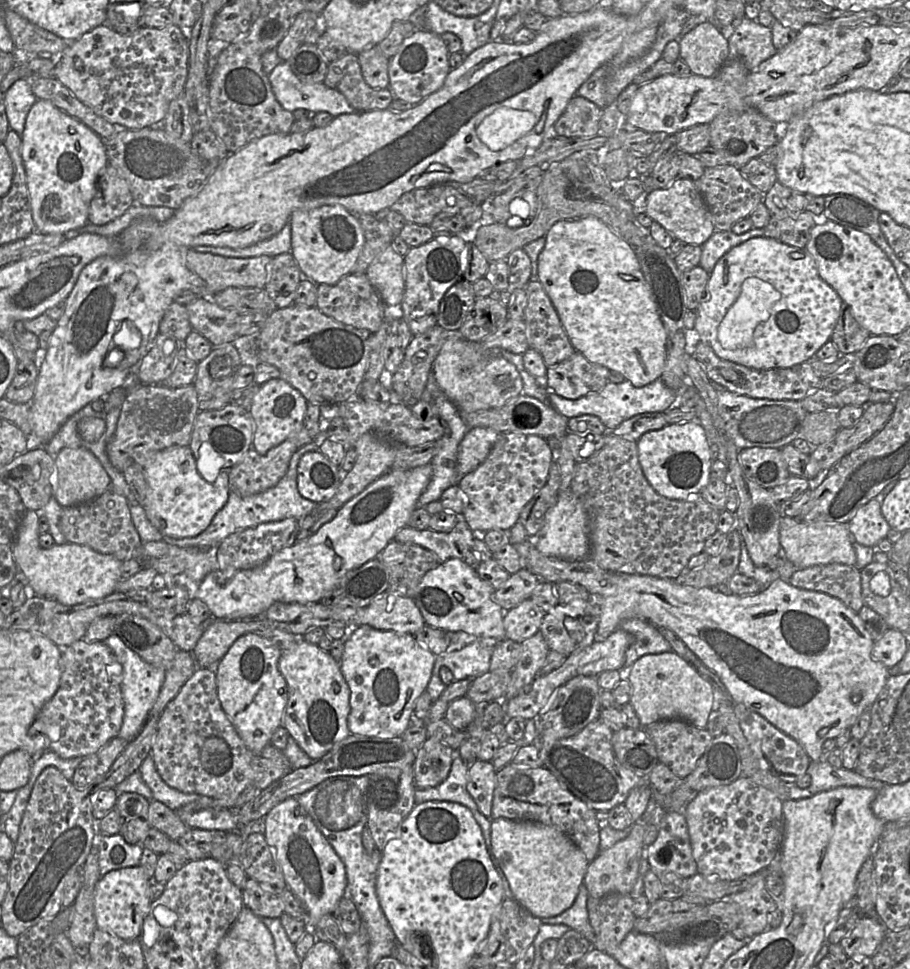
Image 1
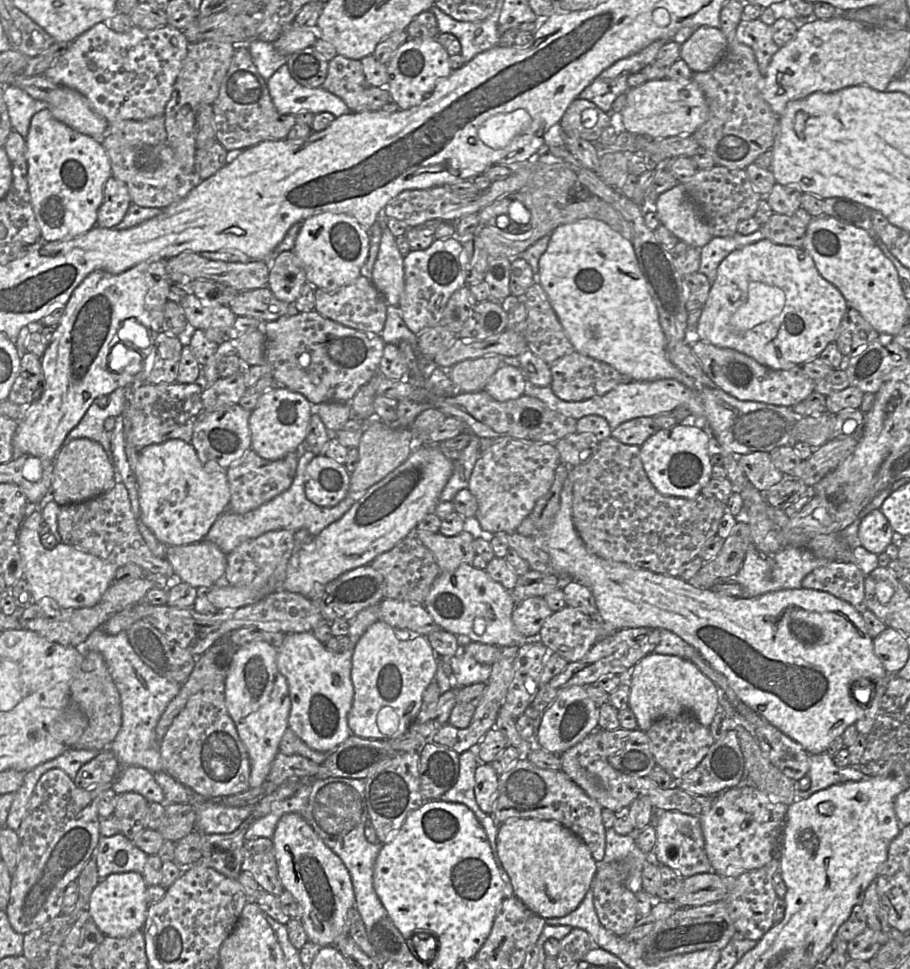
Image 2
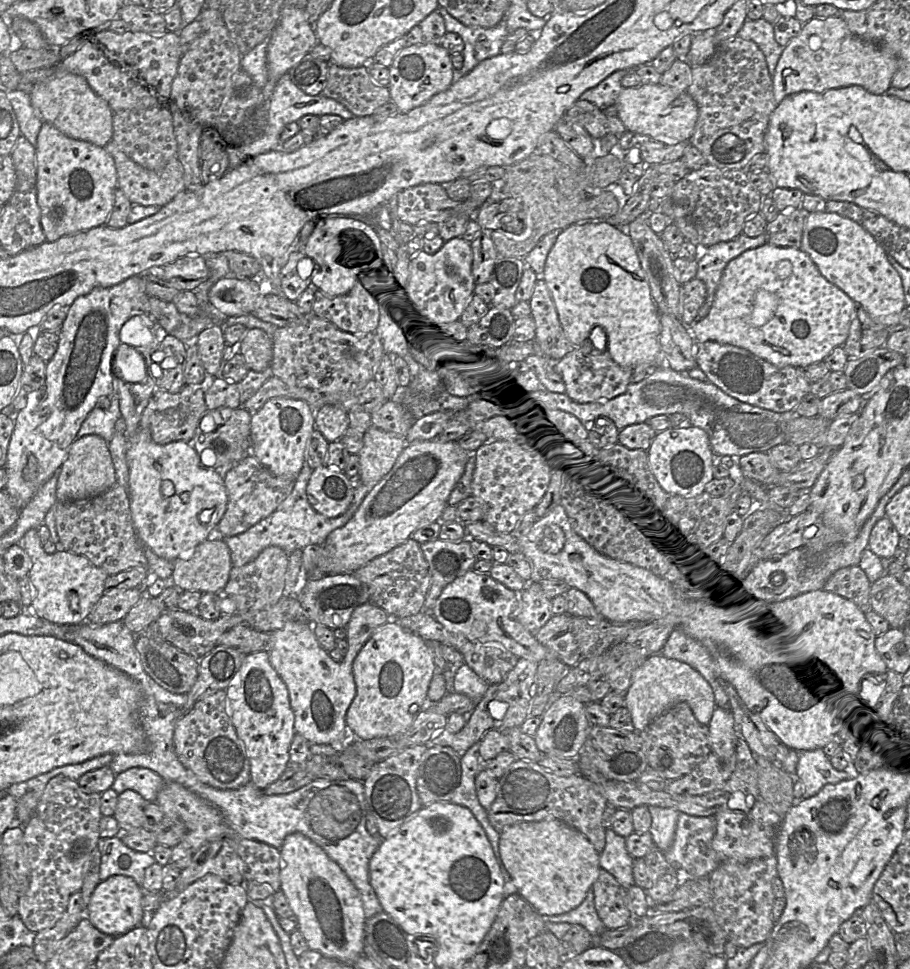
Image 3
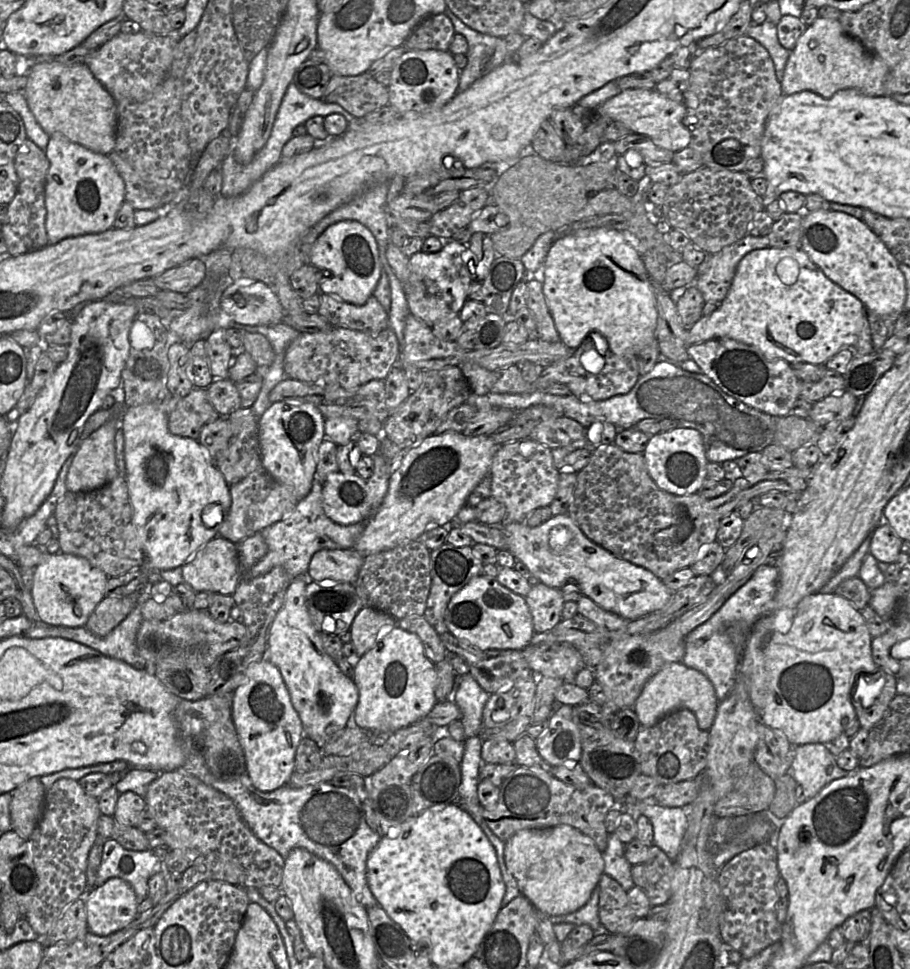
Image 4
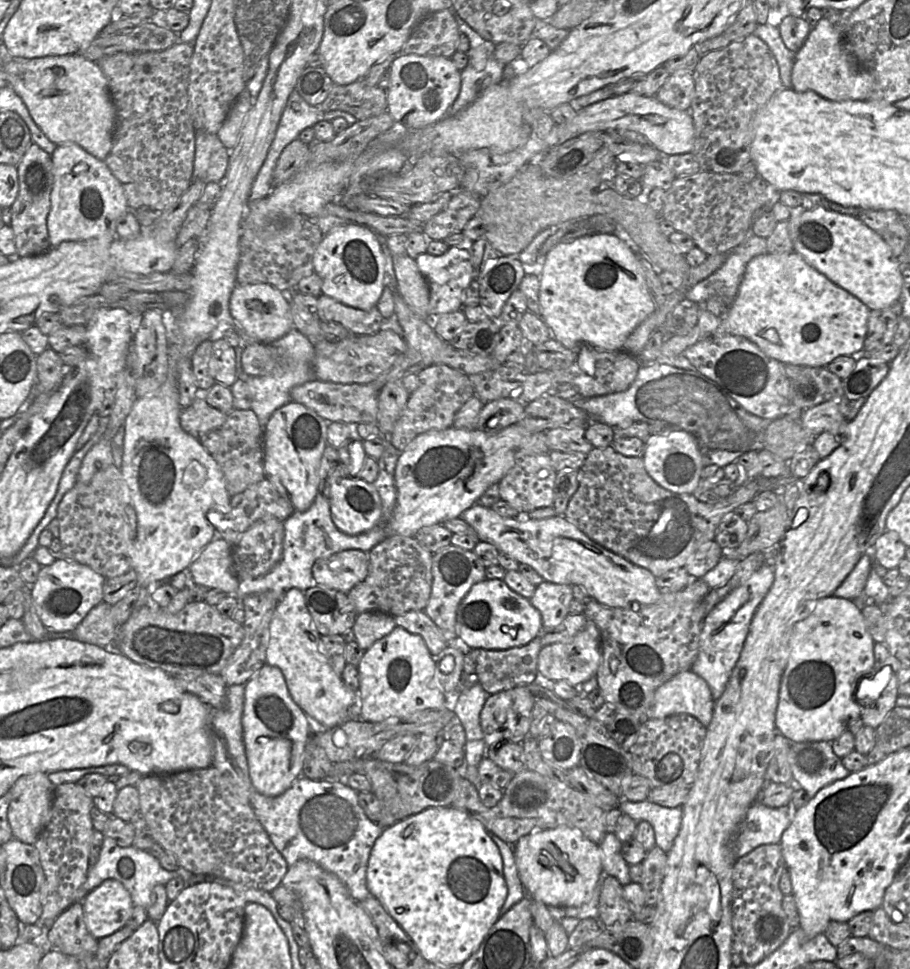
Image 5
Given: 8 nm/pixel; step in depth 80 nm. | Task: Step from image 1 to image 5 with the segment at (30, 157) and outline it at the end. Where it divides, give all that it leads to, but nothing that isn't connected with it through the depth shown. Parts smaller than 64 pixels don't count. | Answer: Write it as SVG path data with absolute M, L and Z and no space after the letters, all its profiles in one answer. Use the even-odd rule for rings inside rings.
M57 145L51 153L53 186L47 230L51 247L65 241L96 239L112 242L119 239L115 231L118 219L129 211L124 189L100 160L78 145Z

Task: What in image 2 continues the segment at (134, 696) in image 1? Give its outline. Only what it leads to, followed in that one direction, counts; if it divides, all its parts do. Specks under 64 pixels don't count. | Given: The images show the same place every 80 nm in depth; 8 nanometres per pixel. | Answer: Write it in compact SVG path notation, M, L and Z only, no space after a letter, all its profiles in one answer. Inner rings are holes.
M101 628L93 630L80 647L102 654L121 698L122 723L110 744L120 767L140 766L152 773L163 771L156 726L169 703L180 692L181 684L160 676L147 666L129 643L126 632L109 635Z

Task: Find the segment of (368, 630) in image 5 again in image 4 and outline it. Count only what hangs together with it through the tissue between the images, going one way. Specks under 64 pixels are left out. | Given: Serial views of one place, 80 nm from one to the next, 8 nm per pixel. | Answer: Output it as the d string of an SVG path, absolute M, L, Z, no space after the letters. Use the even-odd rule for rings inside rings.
M364 606L355 616L351 628L351 641L356 653L361 657L372 648L384 627L393 627L397 620L388 613Z

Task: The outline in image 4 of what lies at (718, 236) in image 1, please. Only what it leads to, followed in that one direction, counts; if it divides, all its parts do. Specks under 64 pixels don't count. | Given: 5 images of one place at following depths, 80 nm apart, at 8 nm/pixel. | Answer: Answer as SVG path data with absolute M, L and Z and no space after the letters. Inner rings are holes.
M747 234L744 238L714 254L706 254L697 268L697 288L705 302L721 303L731 287L737 266L749 252L770 247L769 237L755 237Z

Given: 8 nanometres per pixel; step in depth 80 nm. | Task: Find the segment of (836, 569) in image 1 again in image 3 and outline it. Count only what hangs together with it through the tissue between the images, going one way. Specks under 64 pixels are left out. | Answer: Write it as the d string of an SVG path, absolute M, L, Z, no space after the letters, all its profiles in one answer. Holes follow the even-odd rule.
M859 566L837 570L825 583L823 590L852 601L863 613L871 611L869 592L871 583Z

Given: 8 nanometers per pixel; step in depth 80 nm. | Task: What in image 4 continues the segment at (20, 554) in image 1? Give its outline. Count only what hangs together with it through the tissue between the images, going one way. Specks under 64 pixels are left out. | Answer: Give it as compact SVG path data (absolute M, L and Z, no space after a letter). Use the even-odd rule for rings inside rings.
M62 552L42 553L40 563L34 568L31 596L41 621L70 628L85 626L90 614L105 597L109 577L87 559Z

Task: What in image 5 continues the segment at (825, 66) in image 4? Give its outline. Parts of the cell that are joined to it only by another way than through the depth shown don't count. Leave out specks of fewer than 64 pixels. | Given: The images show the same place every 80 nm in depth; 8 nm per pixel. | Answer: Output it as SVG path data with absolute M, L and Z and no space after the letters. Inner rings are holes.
M822 18L812 26L804 44L795 53L791 82L796 92L811 90L830 101L865 101L874 90L875 78L847 50L833 24Z

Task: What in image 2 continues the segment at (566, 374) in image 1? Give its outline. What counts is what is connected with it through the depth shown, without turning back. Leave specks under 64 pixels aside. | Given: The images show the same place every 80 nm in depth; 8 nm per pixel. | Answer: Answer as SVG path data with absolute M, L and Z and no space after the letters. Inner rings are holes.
M577 351L550 364L550 370L551 389L568 402L602 396L620 383L621 376L611 365Z

